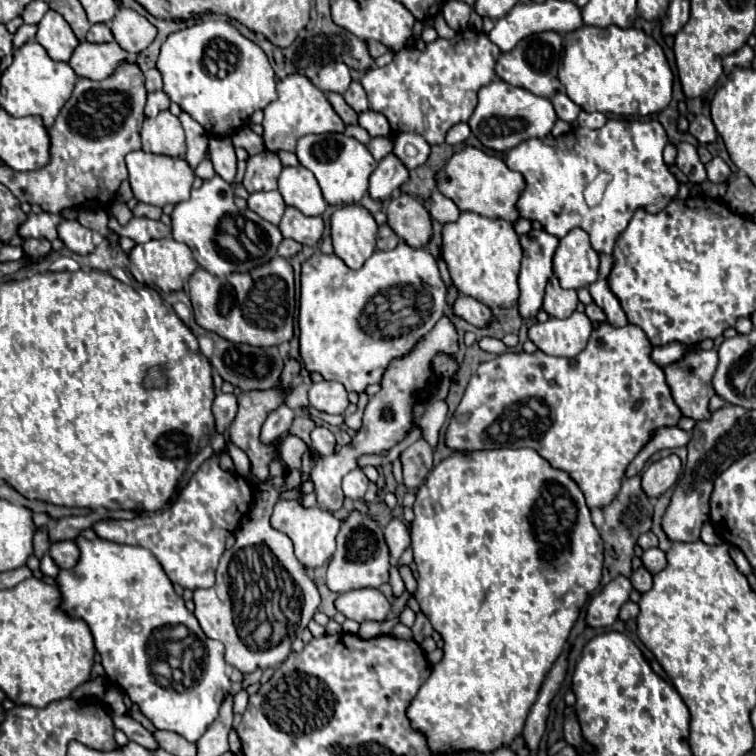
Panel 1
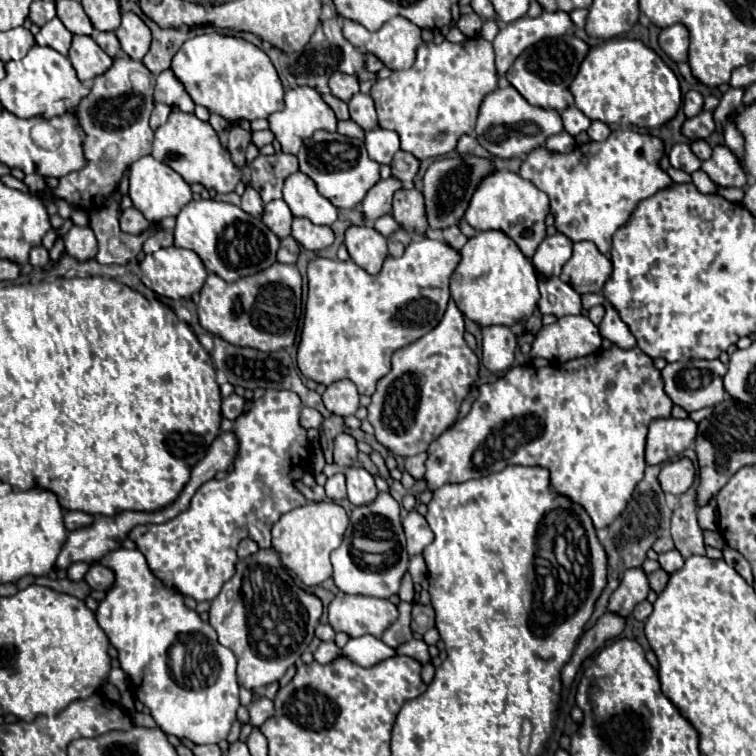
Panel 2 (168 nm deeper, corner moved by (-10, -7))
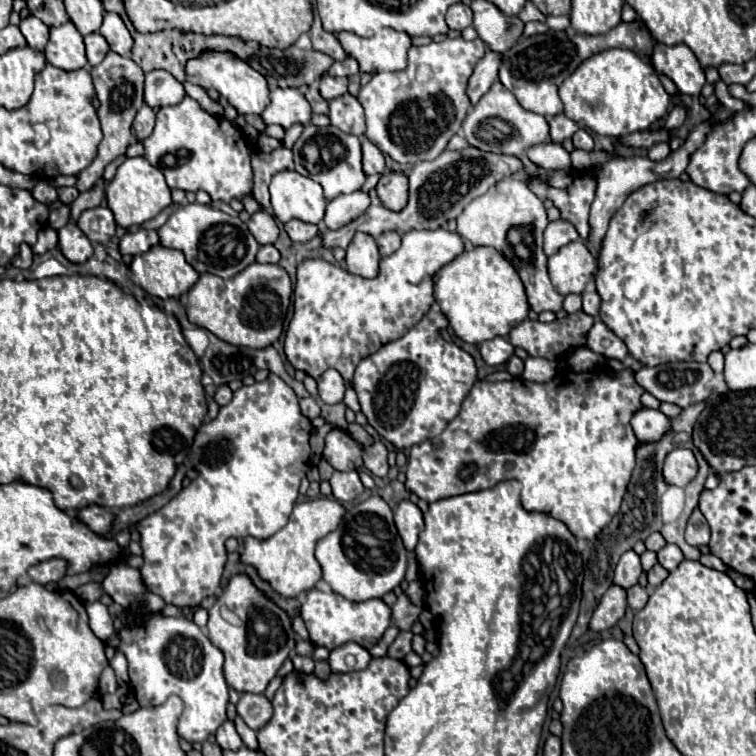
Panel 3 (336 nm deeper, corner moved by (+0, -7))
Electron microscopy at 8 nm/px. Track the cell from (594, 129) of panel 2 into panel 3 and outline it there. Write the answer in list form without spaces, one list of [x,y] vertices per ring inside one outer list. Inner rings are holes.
[[[580,128],[580,130],[572,136],[572,140],[574,140],[574,146],[576,146],[576,148],[582,148],[582,150],[592,150],[592,148],[594,148],[594,140],[592,140],[592,136],[590,136],[584,128]]]

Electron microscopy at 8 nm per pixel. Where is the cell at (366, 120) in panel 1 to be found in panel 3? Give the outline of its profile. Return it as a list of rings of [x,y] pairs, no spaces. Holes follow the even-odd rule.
[[[362,136],[360,140],[362,140],[362,166],[364,166],[364,172],[366,174],[376,174],[376,172],[386,170],[382,150],[374,142],[370,142],[366,136]]]

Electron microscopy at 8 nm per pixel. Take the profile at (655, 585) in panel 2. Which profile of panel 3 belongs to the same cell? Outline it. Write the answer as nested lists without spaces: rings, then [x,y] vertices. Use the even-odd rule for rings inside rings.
[[[656,564],[650,572],[648,572],[648,584],[650,584],[650,588],[656,588],[656,586],[660,586],[662,584],[662,580],[668,576],[668,572],[660,566],[660,564]]]

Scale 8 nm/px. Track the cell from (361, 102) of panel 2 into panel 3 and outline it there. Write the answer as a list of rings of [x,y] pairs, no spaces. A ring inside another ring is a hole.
[[[344,94],[340,98],[330,100],[330,114],[328,116],[332,120],[332,126],[340,128],[342,132],[348,132],[354,136],[362,136],[366,132],[362,104],[352,94]]]

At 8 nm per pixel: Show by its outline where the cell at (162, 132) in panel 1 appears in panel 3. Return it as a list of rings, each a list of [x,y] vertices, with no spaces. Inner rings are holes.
[[[188,96],[176,106],[160,108],[156,128],[142,144],[144,158],[164,174],[170,188],[184,192],[204,190],[212,200],[224,202],[232,198],[240,200],[252,190],[252,150],[248,148],[244,132],[234,128],[226,118],[206,114],[200,104]]]

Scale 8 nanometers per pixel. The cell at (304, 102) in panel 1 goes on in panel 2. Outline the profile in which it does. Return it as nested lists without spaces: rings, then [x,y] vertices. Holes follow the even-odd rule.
[[[298,86],[294,90],[288,90],[284,94],[284,110],[274,112],[268,116],[268,124],[270,130],[274,132],[276,140],[282,144],[282,150],[288,154],[296,154],[302,146],[302,142],[306,138],[310,138],[316,130],[328,130],[328,132],[336,132],[336,116],[332,114],[332,108],[322,100],[322,96],[310,88],[310,86]]]

